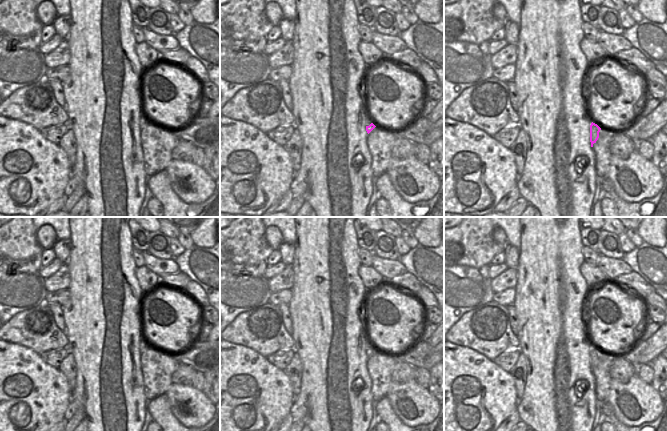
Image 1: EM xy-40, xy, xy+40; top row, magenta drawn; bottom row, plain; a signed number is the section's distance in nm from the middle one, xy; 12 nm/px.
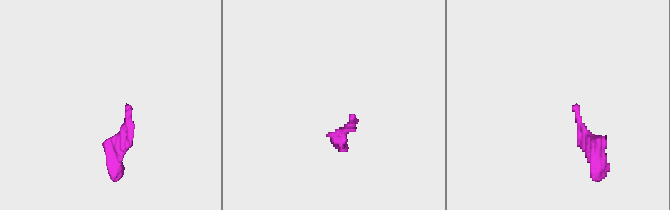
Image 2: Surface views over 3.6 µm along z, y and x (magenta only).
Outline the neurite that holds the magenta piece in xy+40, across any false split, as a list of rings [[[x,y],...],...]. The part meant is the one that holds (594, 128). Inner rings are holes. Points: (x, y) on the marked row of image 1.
[[[591,123],[590,125],[590,142],[591,142],[591,147],[593,147],[593,144],[596,143],[596,141],[599,138],[599,132],[600,132],[601,128],[595,124],[595,123]]]

